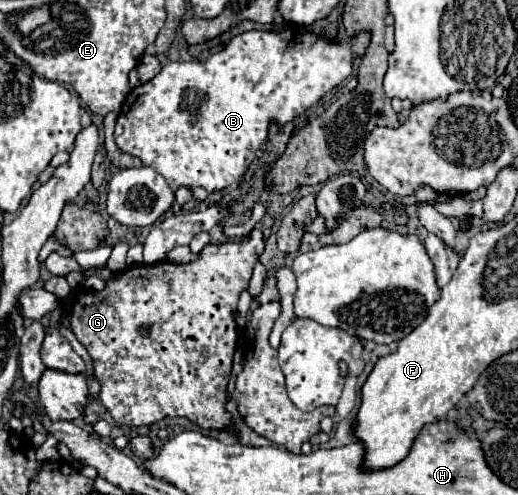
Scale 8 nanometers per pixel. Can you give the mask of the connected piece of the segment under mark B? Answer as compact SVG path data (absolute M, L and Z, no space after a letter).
M286 25L286 29L276 33L246 31L236 35L224 51L208 57L206 63L168 63L154 79L134 87L116 119L116 145L120 151L140 157L144 165L158 171L174 191L178 187L204 187L208 193L220 191L246 173L254 151L266 139L268 123L272 119L280 125L288 123L318 103L352 73L352 59L362 57L368 43L370 35L366 31L352 37L350 43L340 43L316 37L298 25Z

